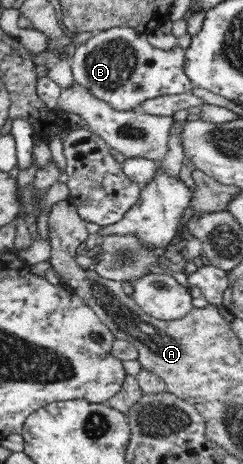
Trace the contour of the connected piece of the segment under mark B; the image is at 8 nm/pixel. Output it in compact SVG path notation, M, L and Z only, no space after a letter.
M116 27L102 32L93 32L83 44L73 46L71 56L67 59L74 80L93 97L104 101L117 111L140 111L141 105L149 99L157 99L161 95L177 95L192 93L194 83L185 73L186 49L176 45L169 51L155 49L147 40L147 33L137 32L131 28Z

